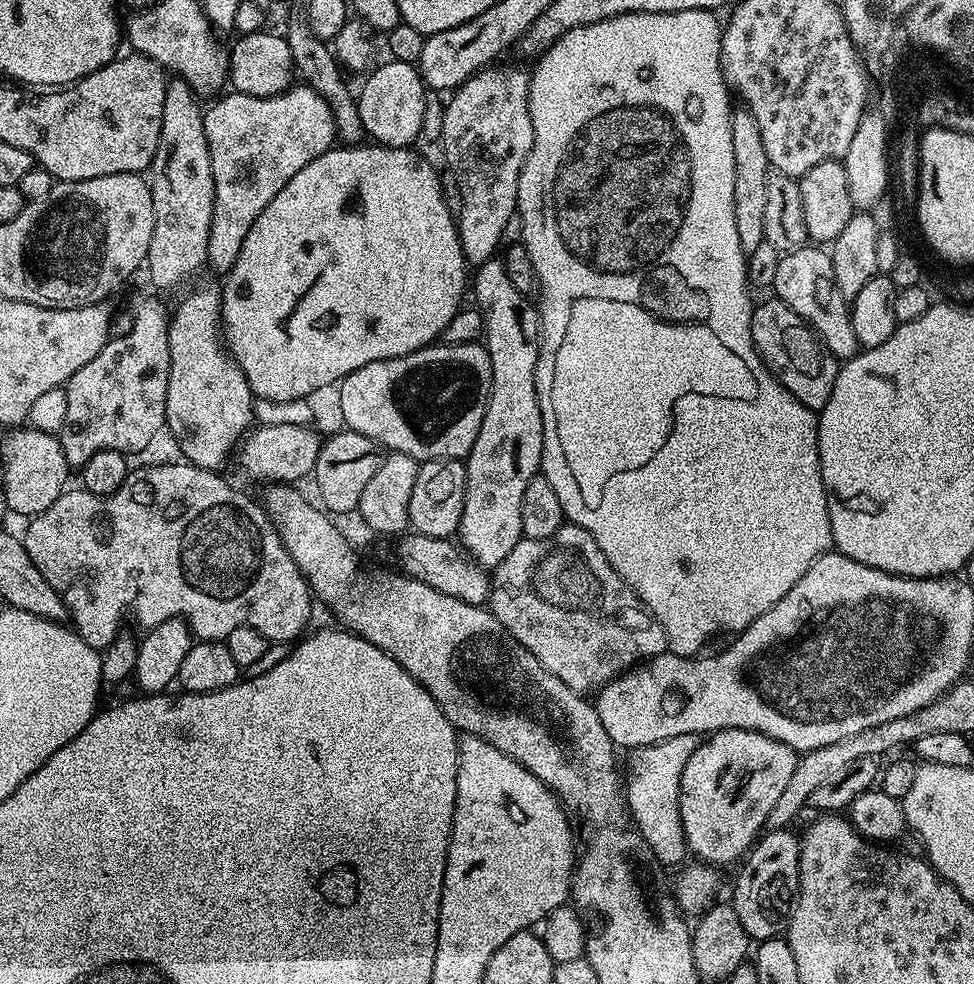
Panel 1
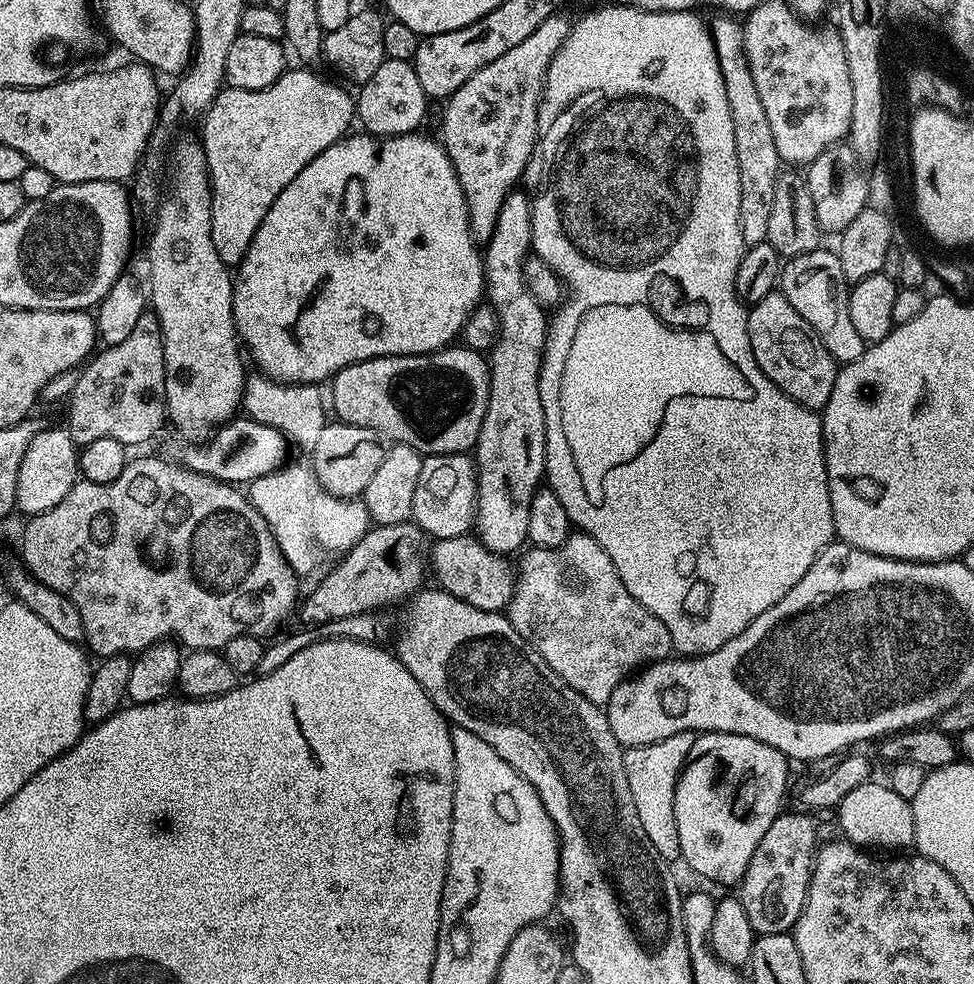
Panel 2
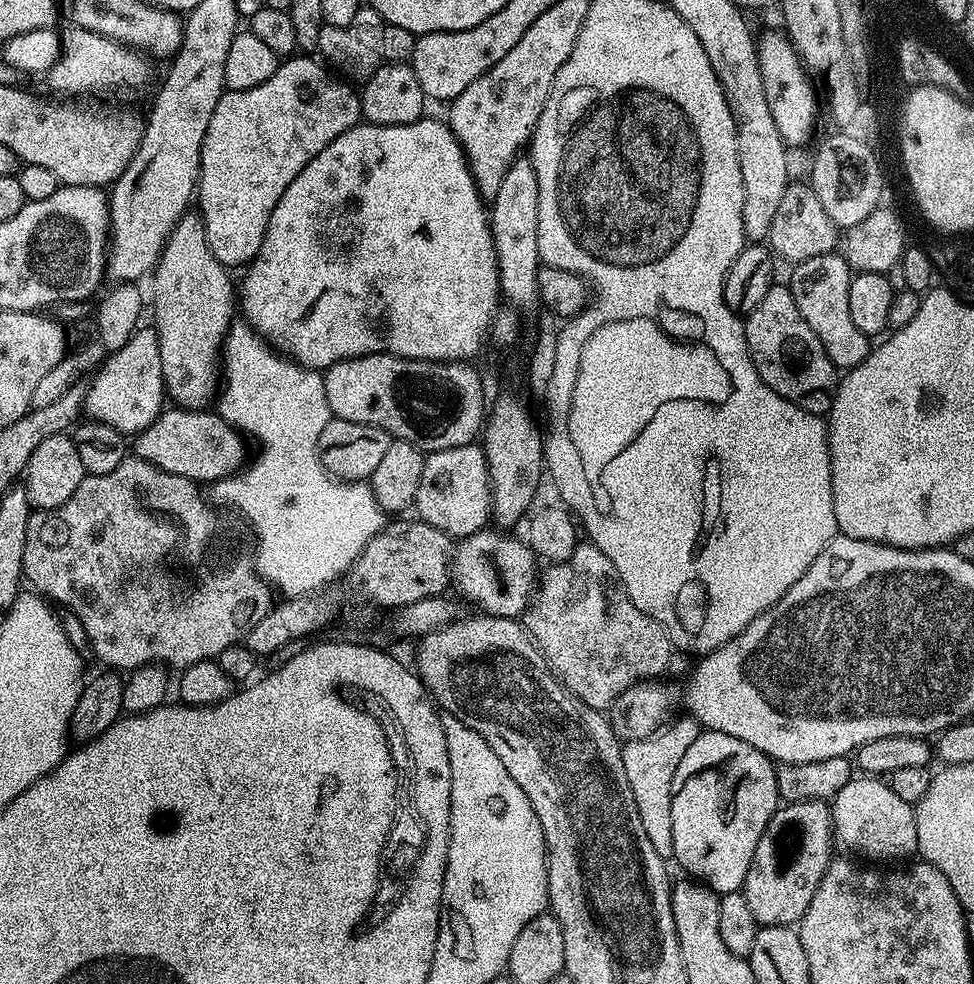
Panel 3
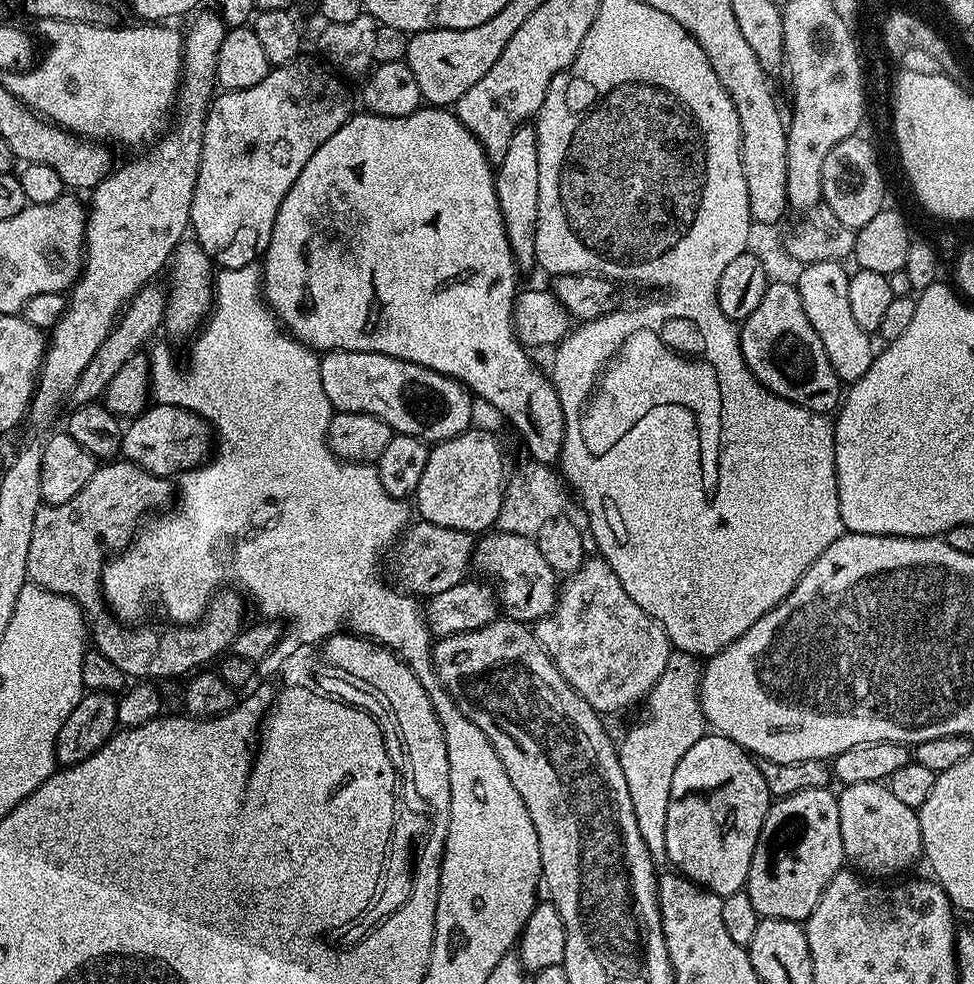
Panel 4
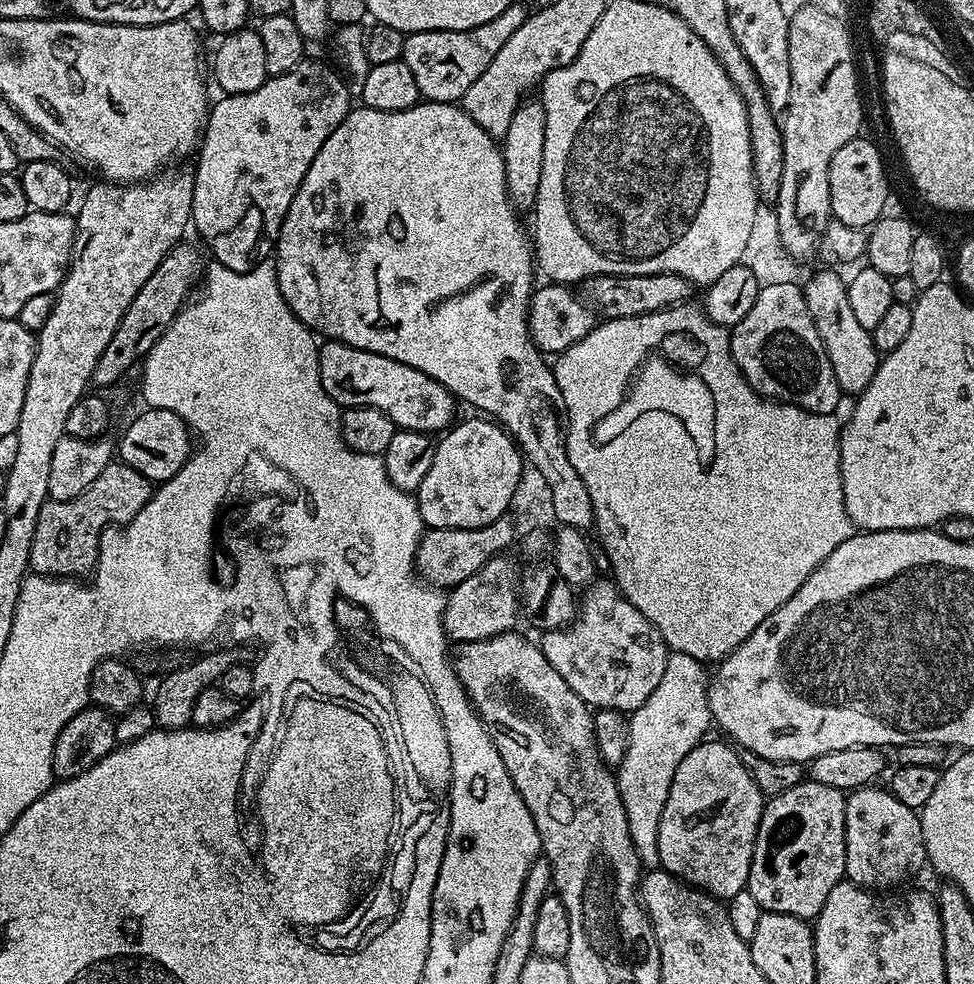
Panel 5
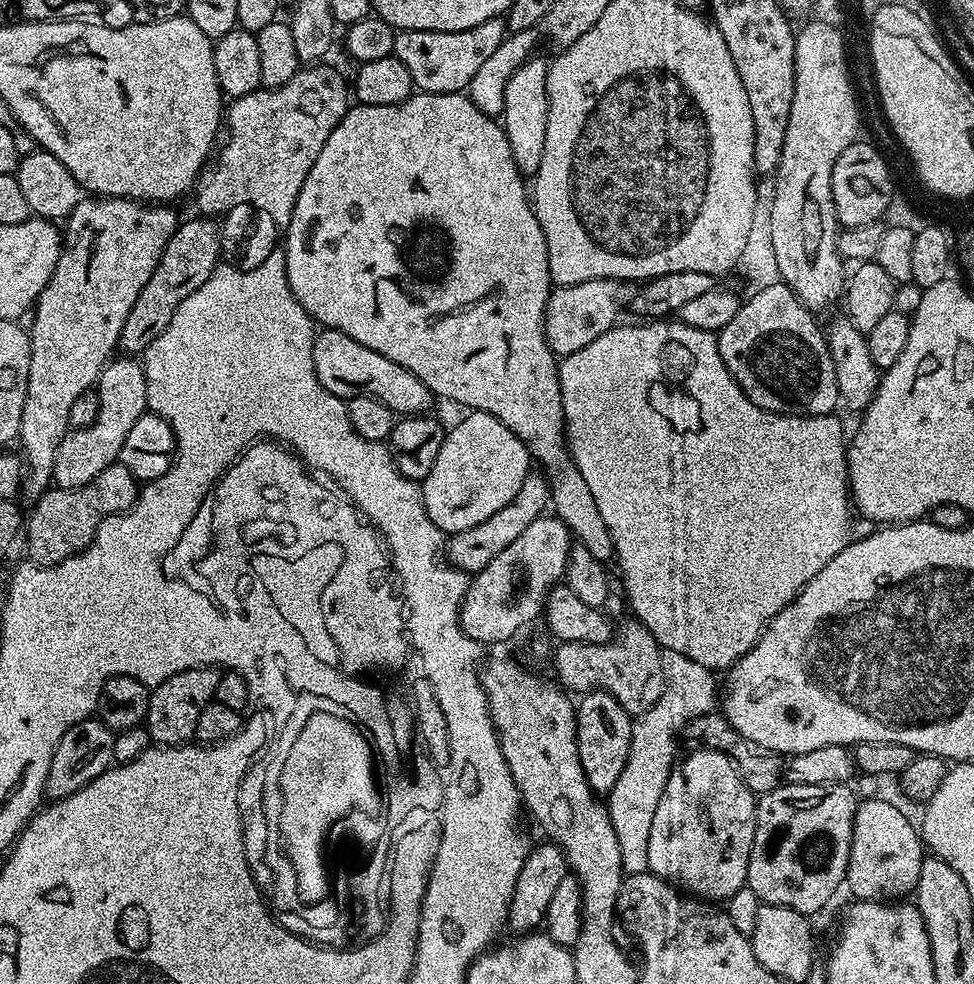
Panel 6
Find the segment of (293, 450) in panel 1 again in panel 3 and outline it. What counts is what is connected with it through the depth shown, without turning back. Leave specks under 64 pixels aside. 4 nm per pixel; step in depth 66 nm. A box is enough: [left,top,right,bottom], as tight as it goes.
[134,407,245,482]

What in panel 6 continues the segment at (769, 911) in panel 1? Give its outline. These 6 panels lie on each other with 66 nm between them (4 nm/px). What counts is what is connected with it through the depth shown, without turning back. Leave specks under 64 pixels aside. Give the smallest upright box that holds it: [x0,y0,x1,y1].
[746,782,858,914]

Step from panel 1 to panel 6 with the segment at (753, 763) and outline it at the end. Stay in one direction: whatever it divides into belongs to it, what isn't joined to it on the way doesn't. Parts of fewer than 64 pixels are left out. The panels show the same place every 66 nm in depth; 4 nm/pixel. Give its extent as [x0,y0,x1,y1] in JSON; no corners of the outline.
[648,747,757,902]

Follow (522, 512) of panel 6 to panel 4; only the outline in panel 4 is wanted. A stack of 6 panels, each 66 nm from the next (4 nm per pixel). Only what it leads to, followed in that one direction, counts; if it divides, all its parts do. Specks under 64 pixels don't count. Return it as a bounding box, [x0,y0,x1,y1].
[396,521,475,598]

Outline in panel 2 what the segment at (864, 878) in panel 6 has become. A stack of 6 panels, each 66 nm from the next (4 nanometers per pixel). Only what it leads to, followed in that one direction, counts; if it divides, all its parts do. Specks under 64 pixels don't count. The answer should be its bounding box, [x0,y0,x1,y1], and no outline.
[836,780,916,848]

